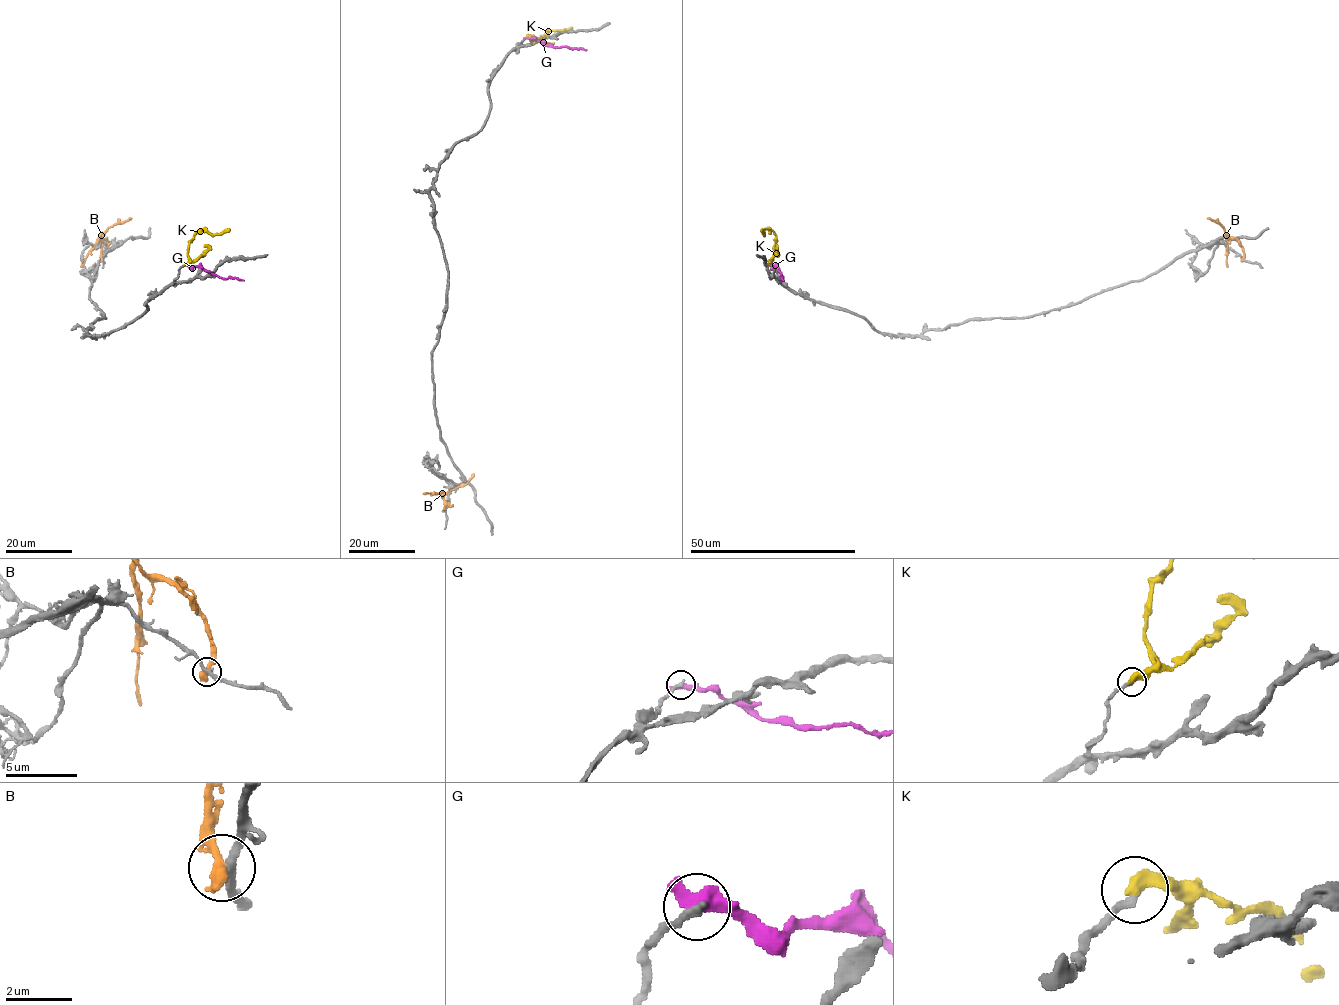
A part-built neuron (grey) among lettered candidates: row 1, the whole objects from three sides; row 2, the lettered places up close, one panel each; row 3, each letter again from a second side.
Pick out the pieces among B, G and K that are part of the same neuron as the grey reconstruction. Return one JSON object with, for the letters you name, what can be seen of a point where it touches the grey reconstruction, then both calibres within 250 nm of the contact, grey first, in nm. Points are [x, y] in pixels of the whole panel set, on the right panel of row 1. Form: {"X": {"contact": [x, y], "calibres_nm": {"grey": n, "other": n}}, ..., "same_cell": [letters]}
{"K": {"contact": [769, 265], "calibres_nm": {"grey": 200, "other": 480}}, "same_cell": ["K"]}

